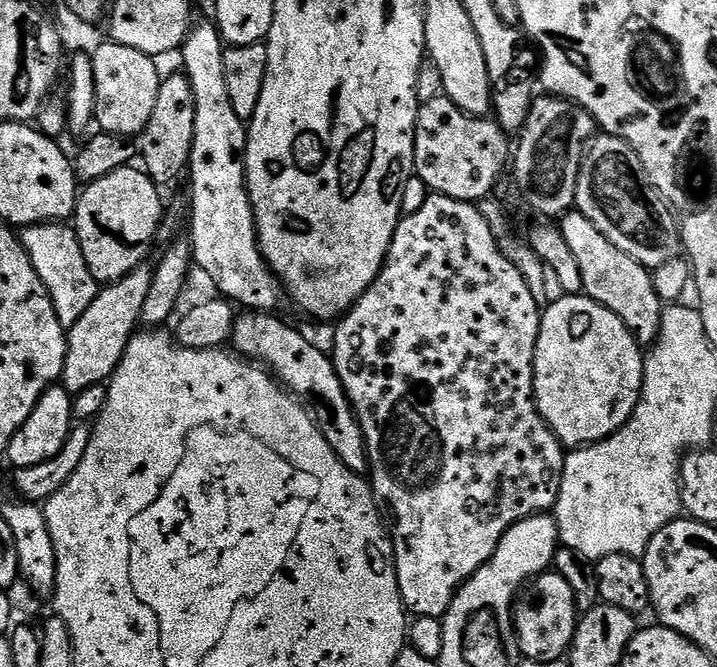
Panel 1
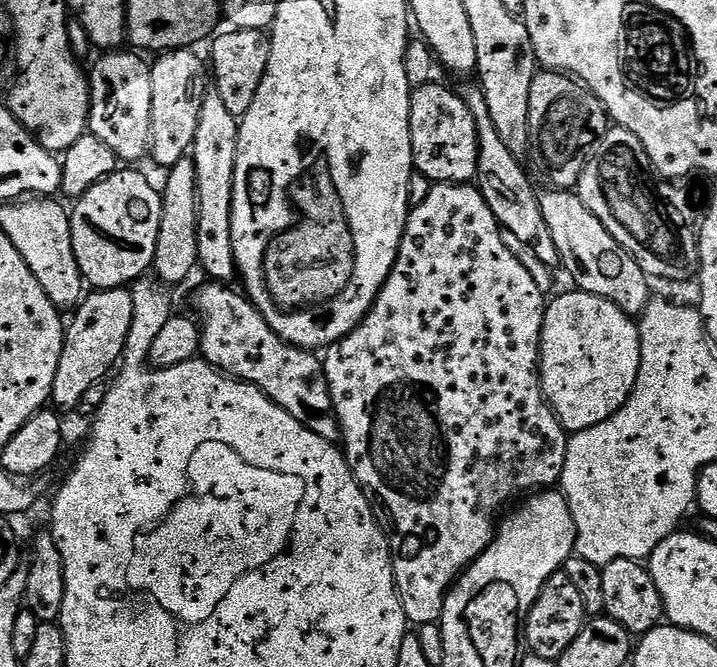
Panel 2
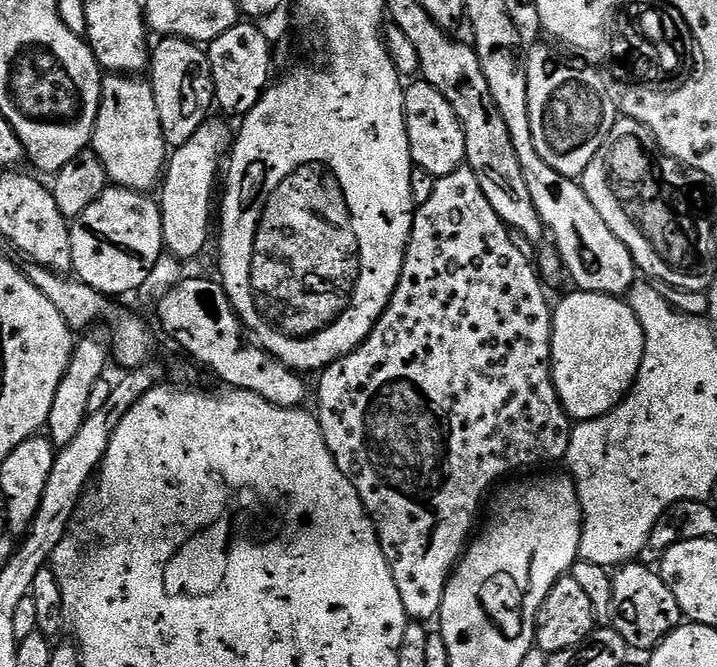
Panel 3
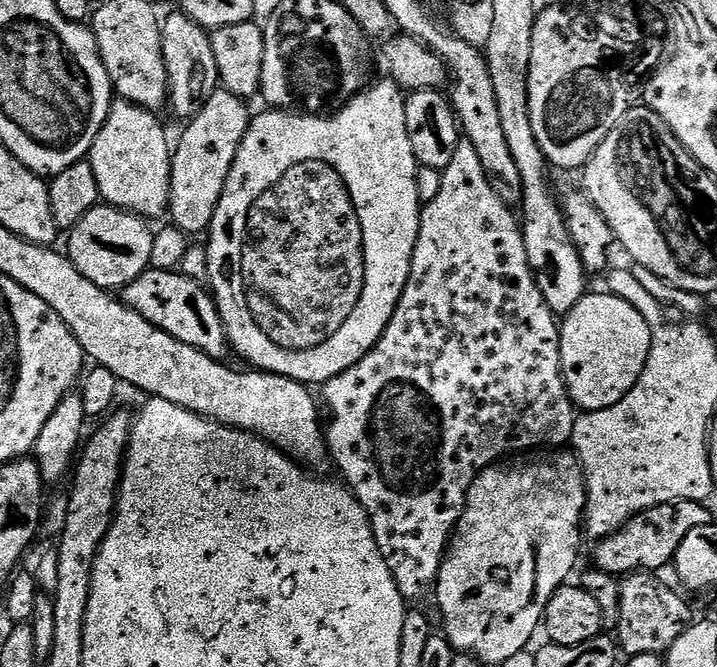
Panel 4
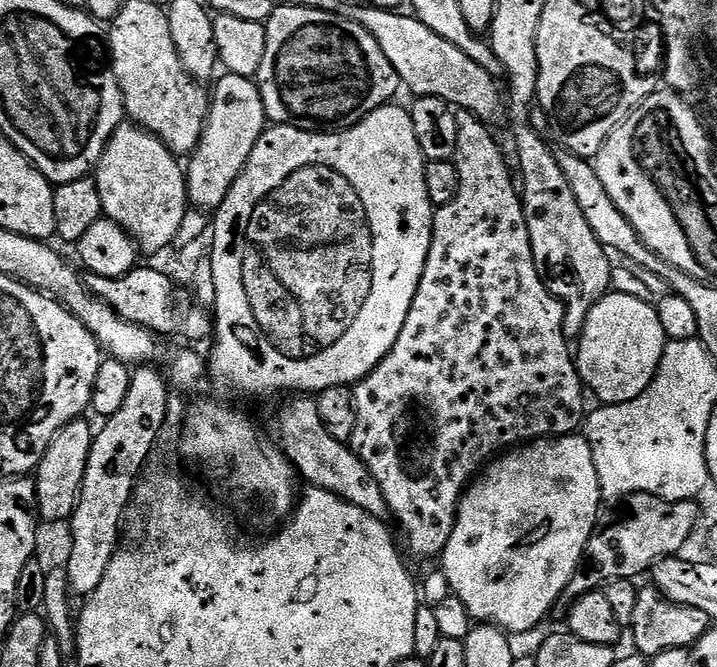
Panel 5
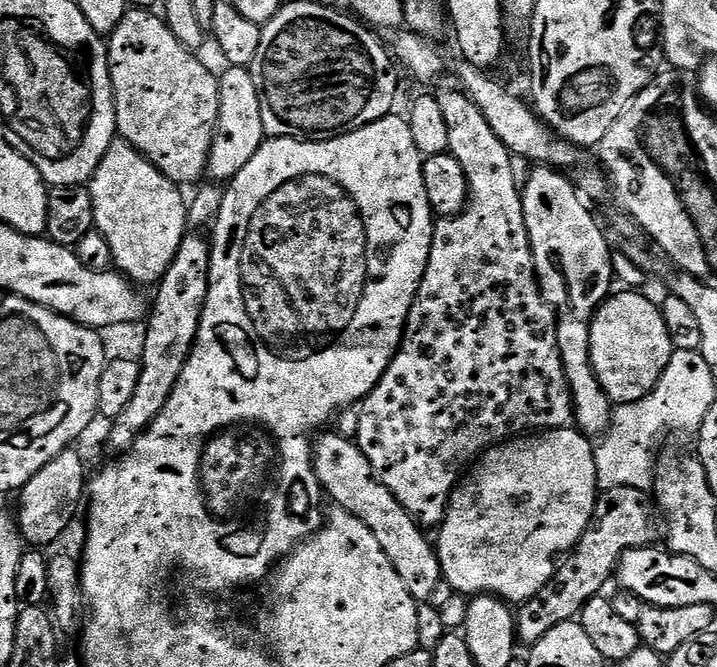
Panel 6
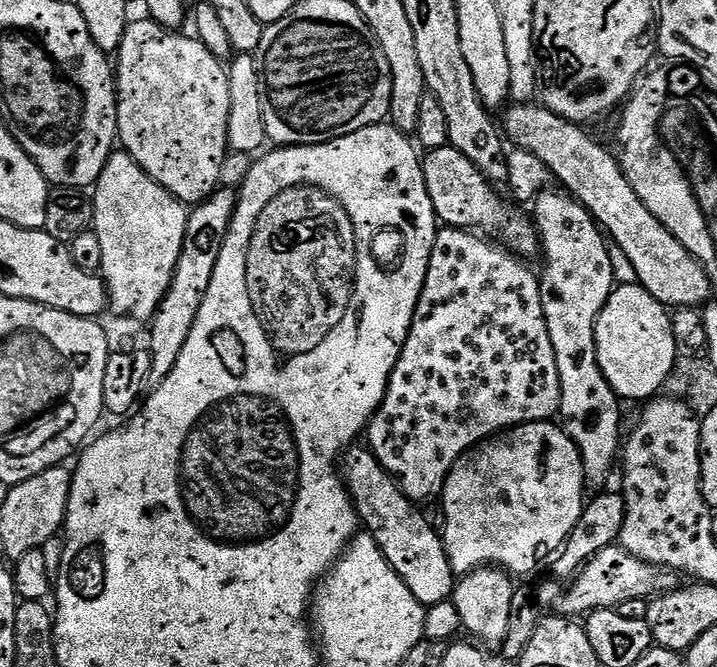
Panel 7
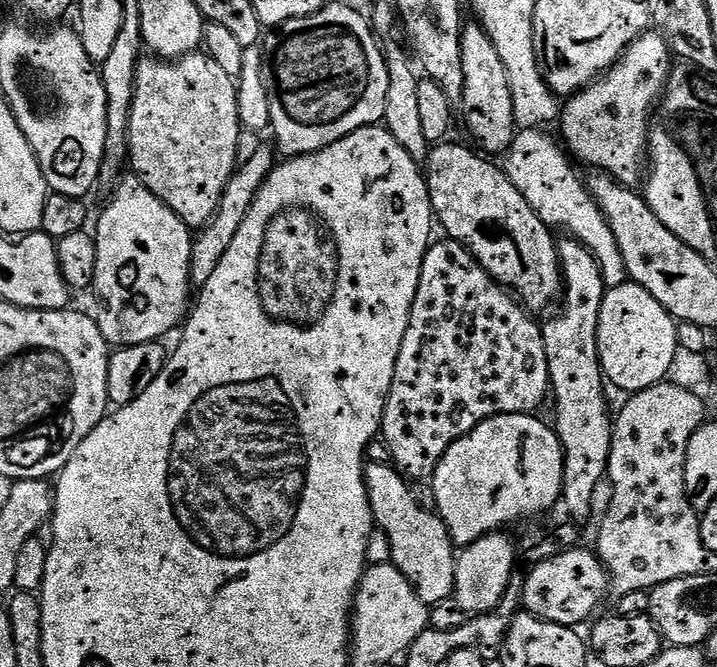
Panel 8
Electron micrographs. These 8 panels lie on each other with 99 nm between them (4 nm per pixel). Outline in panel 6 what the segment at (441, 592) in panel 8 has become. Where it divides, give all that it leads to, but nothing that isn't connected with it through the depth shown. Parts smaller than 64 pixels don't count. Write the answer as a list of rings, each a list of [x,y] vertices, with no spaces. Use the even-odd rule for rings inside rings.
[[[325,431],[315,437],[312,445],[316,477],[323,495],[333,501],[335,507],[346,510],[358,518],[378,538],[382,550],[386,550],[386,558],[398,570],[398,578],[406,582],[406,590],[410,590],[417,602],[428,602],[433,599],[436,587],[441,587],[440,557],[437,556],[433,541],[427,540],[425,529],[417,524],[413,516],[382,486],[376,479],[370,466],[370,458],[362,454],[355,439],[339,436],[336,432]]]

